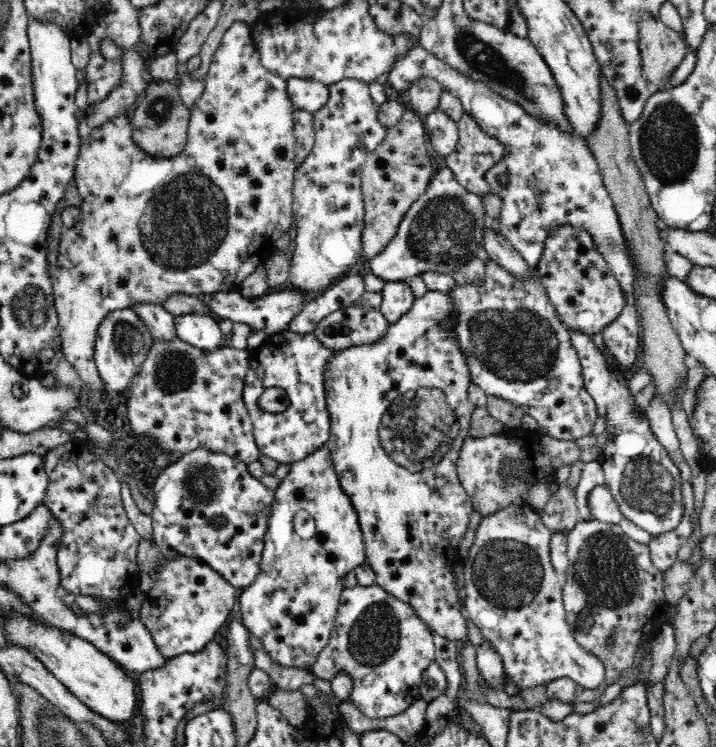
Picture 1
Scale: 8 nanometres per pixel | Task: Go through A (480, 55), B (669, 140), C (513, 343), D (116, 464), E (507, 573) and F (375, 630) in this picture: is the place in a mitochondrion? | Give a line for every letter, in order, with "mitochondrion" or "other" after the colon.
A: mitochondrion
B: mitochondrion
C: mitochondrion
D: other
E: mitochondrion
F: mitochondrion

